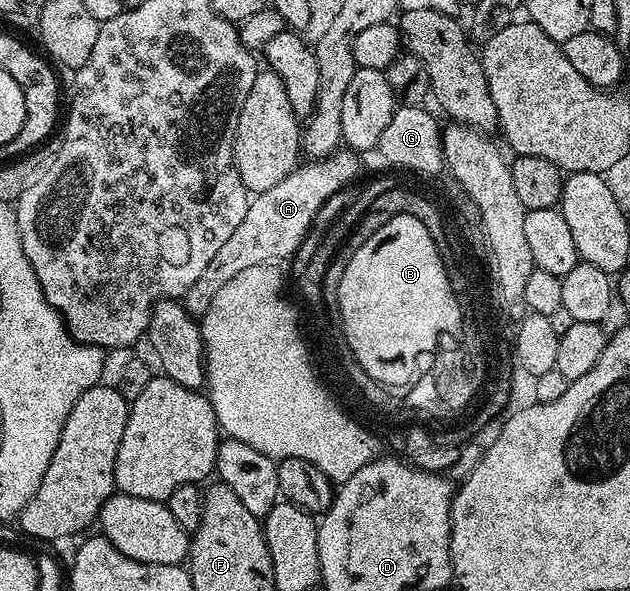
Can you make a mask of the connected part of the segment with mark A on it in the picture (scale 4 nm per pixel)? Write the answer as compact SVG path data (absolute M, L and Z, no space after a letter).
M339 148L328 158L311 160L298 166L279 184L256 195L250 201L242 223L231 232L230 239L215 252L215 257L207 264L206 270L182 295L184 309L194 316L203 316L209 310L215 293L239 272L294 257L326 200L331 195L340 193L346 187L344 185L358 174L358 158L360 157L356 151Z

